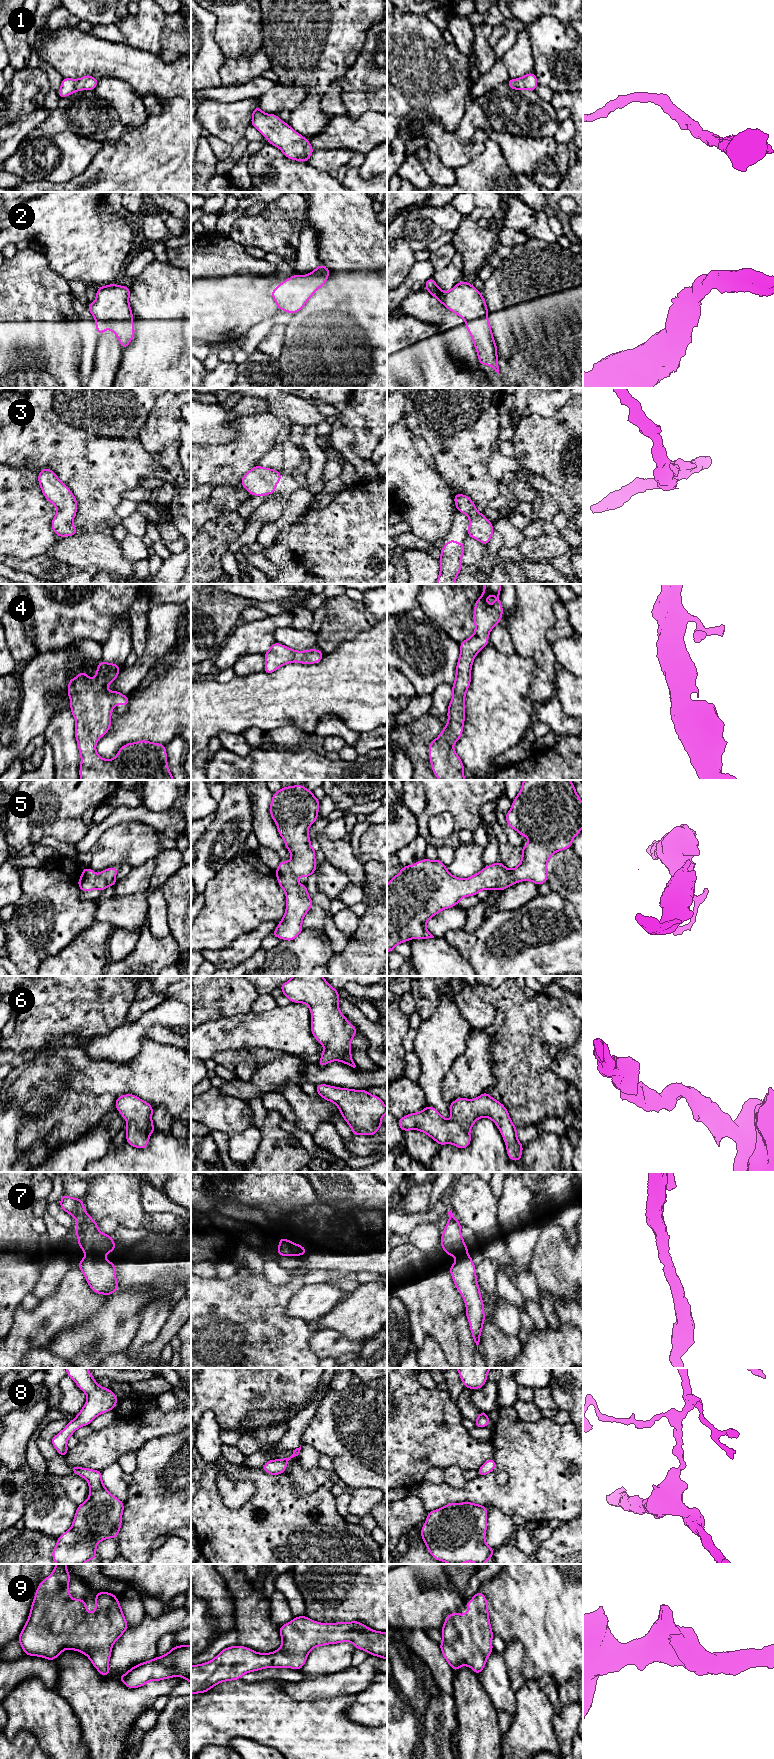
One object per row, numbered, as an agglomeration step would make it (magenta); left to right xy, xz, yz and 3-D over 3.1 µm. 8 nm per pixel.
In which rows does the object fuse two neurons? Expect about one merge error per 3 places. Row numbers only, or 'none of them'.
3

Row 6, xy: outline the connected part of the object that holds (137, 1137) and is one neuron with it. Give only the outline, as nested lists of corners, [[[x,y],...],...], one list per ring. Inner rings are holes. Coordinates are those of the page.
[[[133,1094],[117,1097],[115,1107],[128,1122],[125,1127],[127,1143],[133,1147],[145,1149],[150,1135],[155,1131],[152,1122],[154,1108]]]

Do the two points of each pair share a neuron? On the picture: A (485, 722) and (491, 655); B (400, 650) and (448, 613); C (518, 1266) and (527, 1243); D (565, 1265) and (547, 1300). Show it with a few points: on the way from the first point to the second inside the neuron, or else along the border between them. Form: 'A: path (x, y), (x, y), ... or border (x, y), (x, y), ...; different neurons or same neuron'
A: path (491, 705), (491, 672); same neuron
B: border (419, 606), (452, 639); different neurons
C: path (521, 1260), (521, 1249); same neuron
D: path (562, 1274), (551, 1291); same neuron

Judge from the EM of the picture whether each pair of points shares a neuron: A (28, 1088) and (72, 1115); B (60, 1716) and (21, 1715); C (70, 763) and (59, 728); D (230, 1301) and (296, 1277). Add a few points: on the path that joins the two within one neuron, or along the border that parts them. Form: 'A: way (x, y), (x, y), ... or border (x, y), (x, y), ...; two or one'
A: border (71, 1088), (57, 1098), (43, 1117), (35, 1118); two
B: way (50, 1716), (31, 1715); one
C: way (66, 754), (61, 737); one
D: way (247, 1301), (270, 1301), (281, 1294); one

